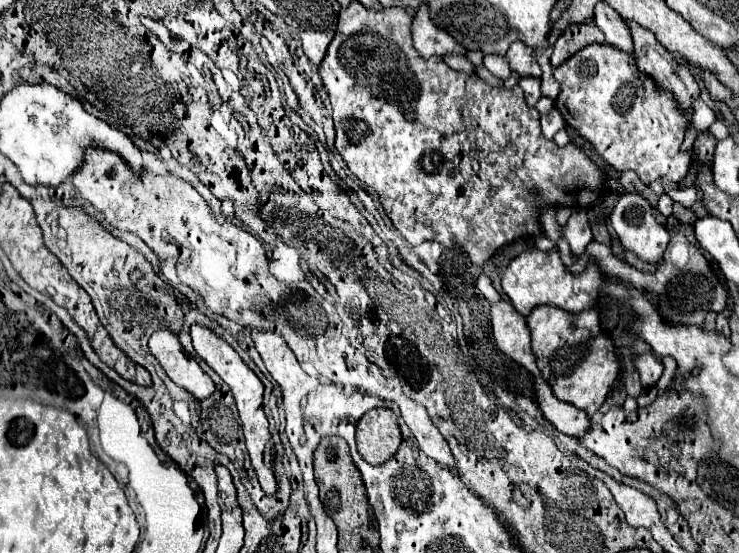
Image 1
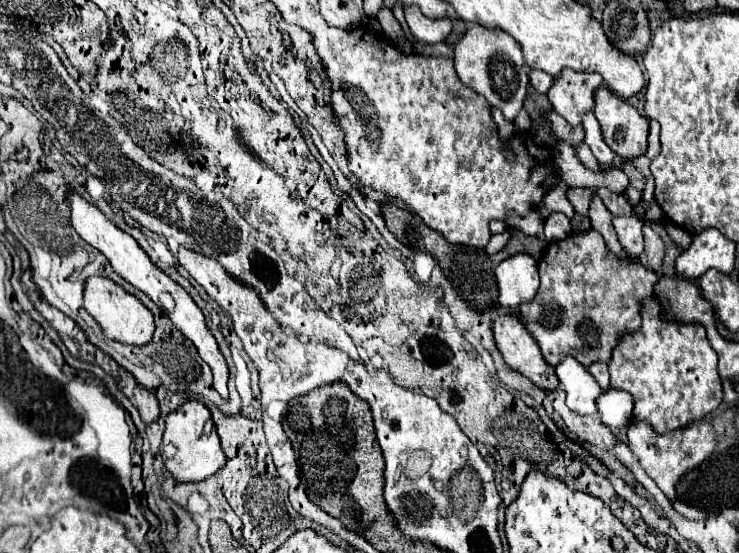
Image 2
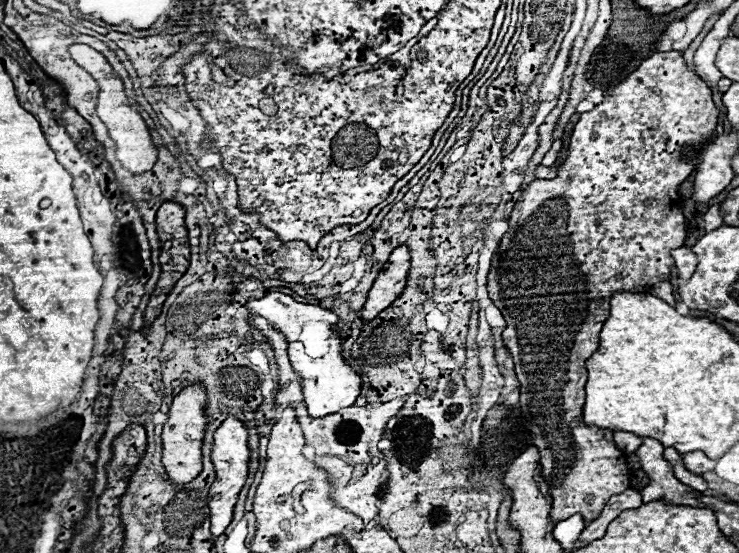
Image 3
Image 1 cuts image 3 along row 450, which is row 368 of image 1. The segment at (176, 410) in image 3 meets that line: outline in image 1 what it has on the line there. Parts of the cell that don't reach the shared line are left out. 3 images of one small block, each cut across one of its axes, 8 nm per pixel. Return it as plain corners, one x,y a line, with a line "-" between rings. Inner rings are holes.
158,330
150,336
150,352
160,362
164,372
178,386
186,388
194,398
208,398
214,390
212,378
184,350
178,336
170,330

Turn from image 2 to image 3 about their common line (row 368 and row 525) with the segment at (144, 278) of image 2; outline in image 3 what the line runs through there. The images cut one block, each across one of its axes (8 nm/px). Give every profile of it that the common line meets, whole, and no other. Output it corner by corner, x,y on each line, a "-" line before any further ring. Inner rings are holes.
230,416
222,422
222,426
214,432
214,450
212,450
212,462
216,468
216,480
212,484
212,490
208,492
208,506
210,506
210,532
214,536
222,536
228,524
234,516
234,506
238,500
238,494
248,478
248,466
250,466
250,446
248,446
248,428
246,422
242,422
236,416

